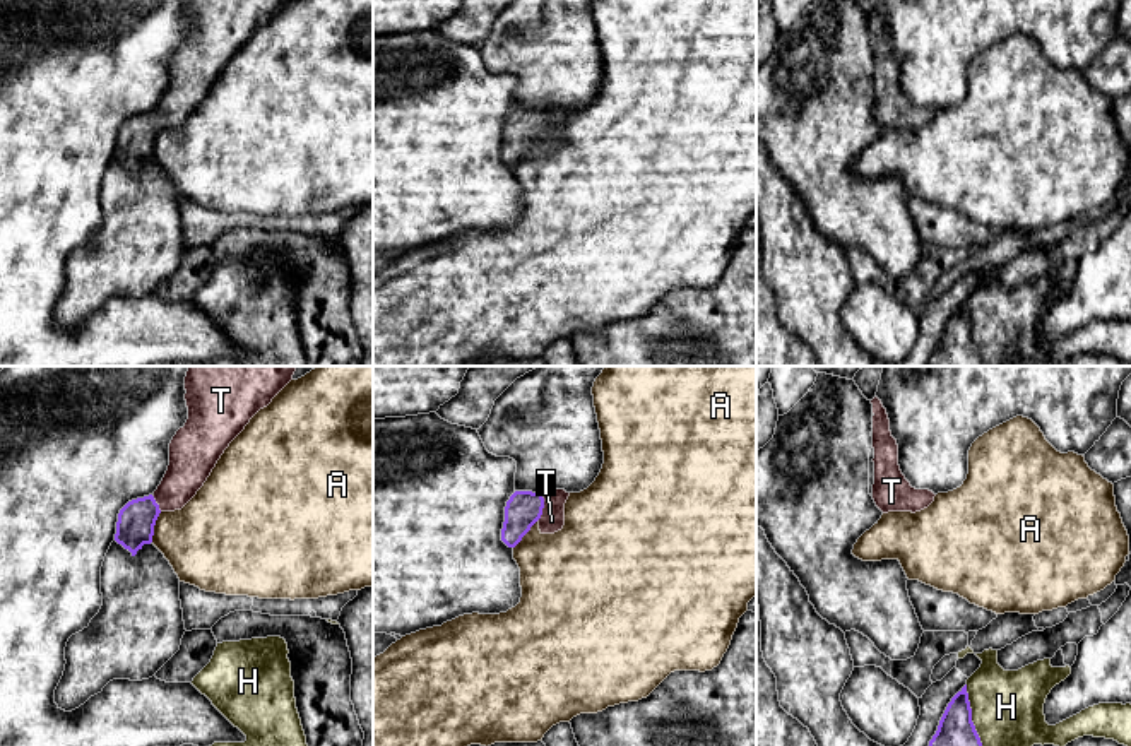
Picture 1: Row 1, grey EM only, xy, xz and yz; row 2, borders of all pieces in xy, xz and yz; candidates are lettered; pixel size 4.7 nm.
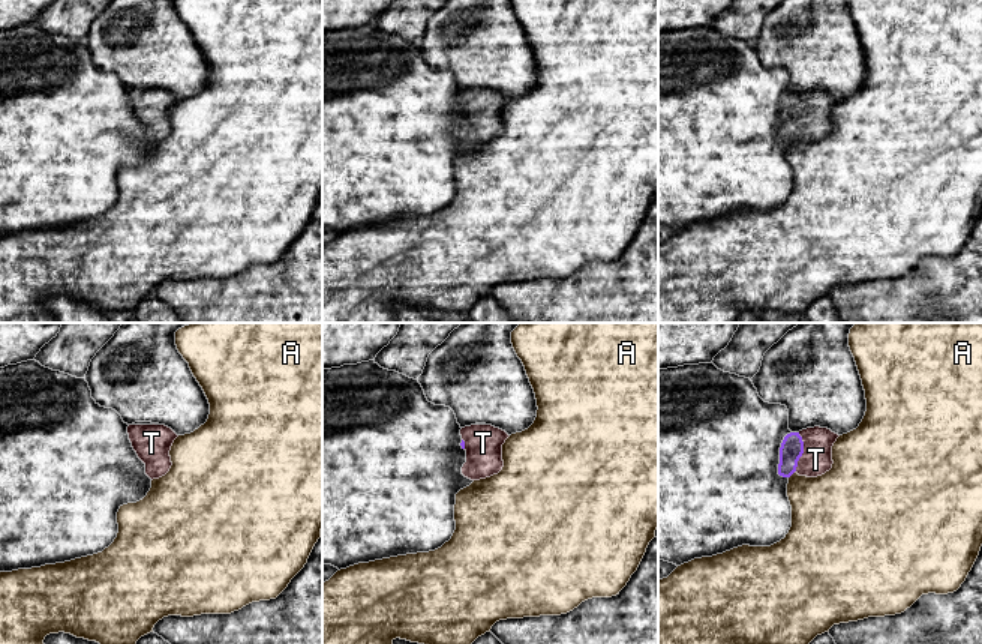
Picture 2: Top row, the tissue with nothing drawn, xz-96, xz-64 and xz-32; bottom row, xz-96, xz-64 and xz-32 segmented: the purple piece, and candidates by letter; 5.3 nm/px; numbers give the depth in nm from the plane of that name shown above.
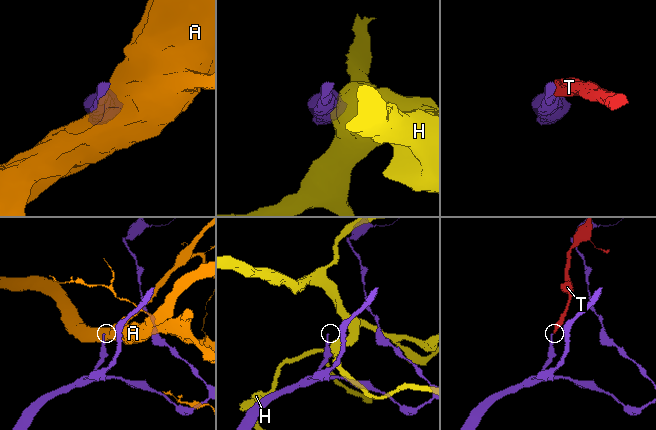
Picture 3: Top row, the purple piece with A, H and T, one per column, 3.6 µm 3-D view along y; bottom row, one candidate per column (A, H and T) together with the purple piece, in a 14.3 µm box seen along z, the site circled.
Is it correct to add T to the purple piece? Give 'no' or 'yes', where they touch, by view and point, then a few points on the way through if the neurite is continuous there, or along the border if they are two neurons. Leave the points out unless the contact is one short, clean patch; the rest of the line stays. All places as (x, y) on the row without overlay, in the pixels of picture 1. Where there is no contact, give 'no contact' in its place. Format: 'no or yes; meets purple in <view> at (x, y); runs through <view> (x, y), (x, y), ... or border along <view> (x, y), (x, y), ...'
yes; meets purple in xz at (543, 124); runs through xz (524, 125), (543, 124), (551, 137)

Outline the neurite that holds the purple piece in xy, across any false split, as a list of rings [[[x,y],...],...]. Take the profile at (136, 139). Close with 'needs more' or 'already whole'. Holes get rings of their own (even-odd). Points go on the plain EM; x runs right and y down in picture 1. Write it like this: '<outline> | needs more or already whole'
[[[185,0],[188,36],[169,60],[169,82],[157,106],[128,118],[118,130],[115,157],[137,171],[152,159],[154,142],[161,128],[181,127],[204,103],[229,60],[245,46],[250,36],[287,0]]] | needs more

